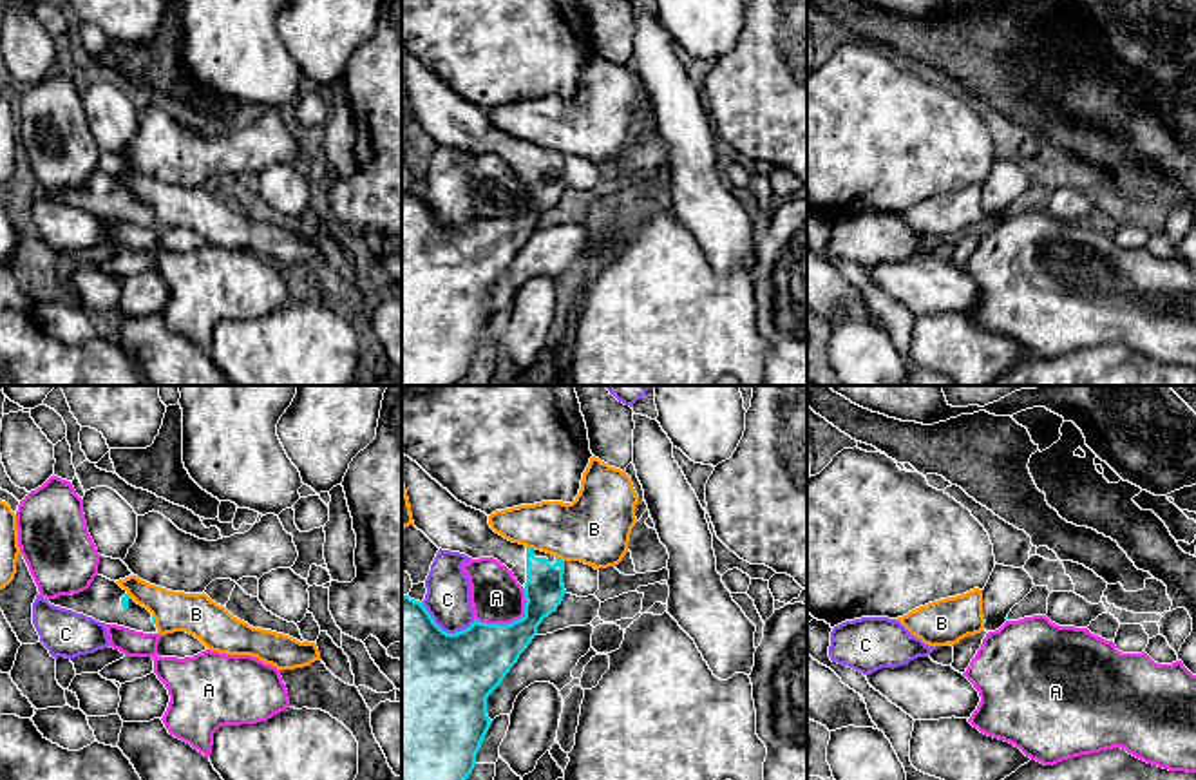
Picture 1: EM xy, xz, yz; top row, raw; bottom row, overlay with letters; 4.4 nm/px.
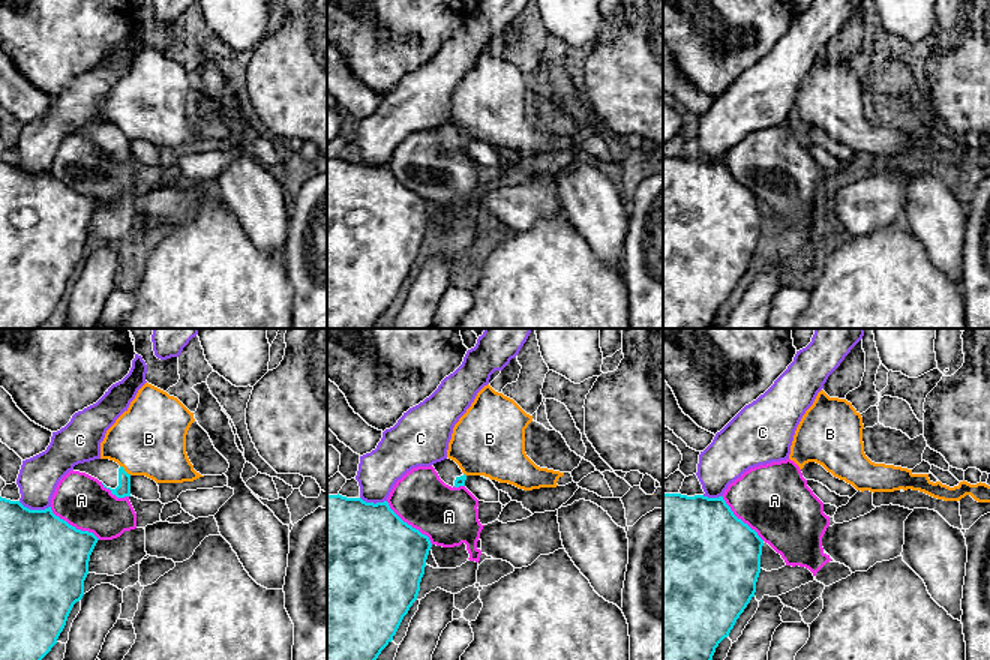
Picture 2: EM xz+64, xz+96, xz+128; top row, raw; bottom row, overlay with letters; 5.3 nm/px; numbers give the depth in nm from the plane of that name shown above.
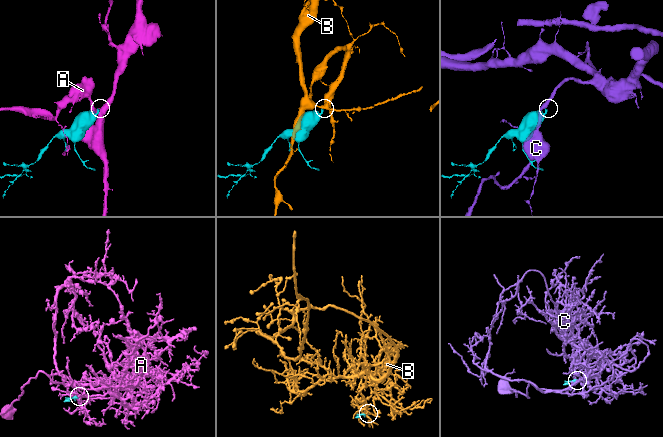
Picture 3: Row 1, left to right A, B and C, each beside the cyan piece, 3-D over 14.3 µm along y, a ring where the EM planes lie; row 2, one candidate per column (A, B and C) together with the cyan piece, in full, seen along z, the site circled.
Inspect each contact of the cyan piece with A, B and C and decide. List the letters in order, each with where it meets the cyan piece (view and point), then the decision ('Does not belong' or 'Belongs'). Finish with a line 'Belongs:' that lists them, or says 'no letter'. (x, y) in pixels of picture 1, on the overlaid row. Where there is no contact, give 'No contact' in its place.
A: Touches cyan at xz (511, 623). Does not belong
B: Touches cyan at xz (560, 558). Does not belong
C: Touches cyan at xz (446, 632). Does not belong
Belongs: no letter

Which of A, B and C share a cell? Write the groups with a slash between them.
A / B / C

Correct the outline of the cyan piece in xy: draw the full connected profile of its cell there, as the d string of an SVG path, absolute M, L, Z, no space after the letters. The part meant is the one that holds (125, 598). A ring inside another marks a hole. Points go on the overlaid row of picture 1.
M96 575L80 594L47 599L51 604L83 614L105 624L118 624L143 633L157 633L152 614L138 604L116 581Z

